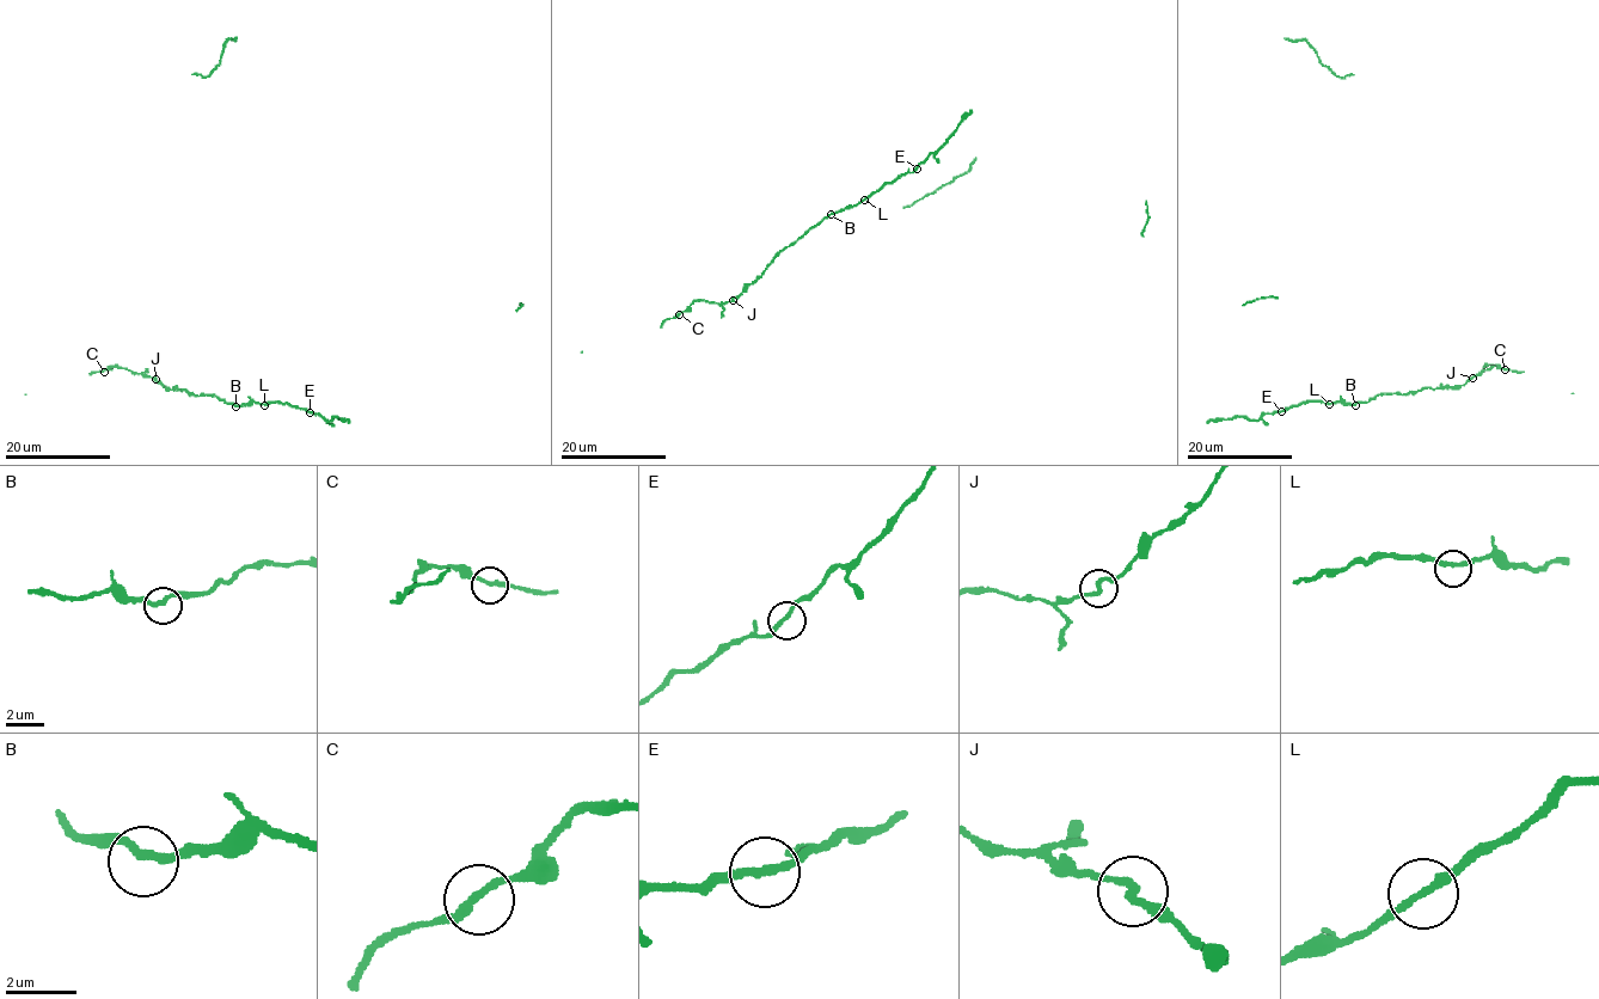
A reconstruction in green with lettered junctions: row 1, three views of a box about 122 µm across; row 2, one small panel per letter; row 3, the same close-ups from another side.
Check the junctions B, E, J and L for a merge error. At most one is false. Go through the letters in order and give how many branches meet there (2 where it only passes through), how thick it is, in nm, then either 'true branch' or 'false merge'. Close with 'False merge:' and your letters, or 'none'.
B: 2 | 200 nm | true branch
E: 2 | 220 nm | true branch
J: 2 | 220 nm | true branch
L: 2 | 240 nm | true branch
False merge: none

